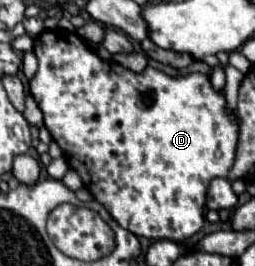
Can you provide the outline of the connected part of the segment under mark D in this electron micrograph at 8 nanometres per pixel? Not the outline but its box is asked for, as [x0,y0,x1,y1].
[29,28,239,242]

